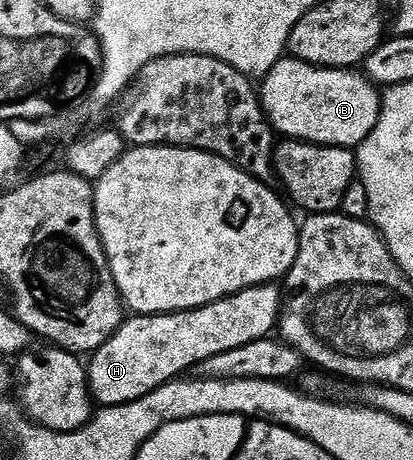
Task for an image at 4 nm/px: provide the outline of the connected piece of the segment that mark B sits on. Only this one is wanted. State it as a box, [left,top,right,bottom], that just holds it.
[261,57,382,148]

